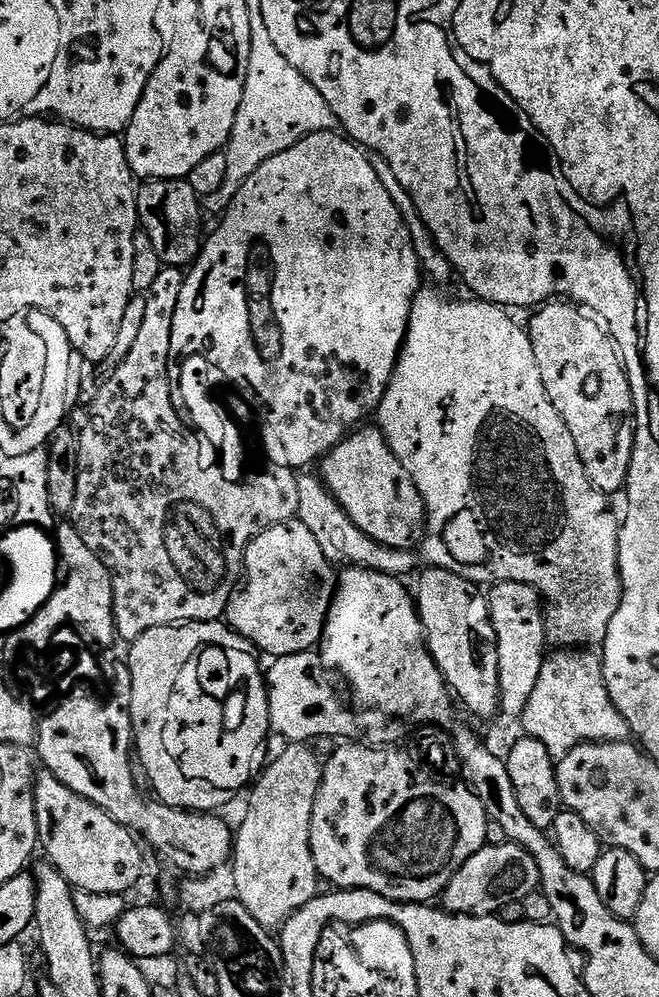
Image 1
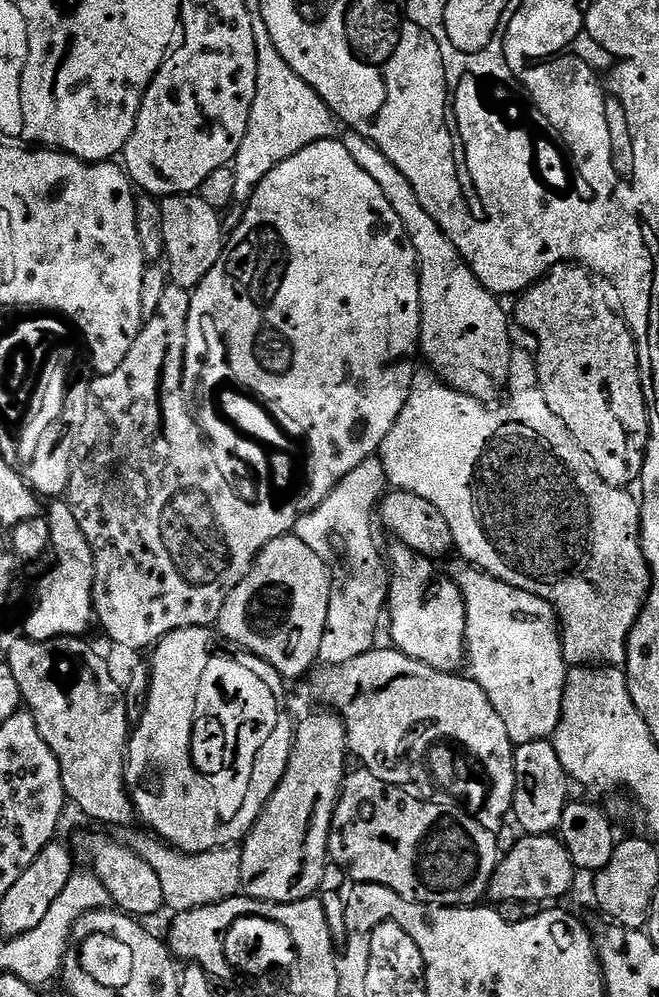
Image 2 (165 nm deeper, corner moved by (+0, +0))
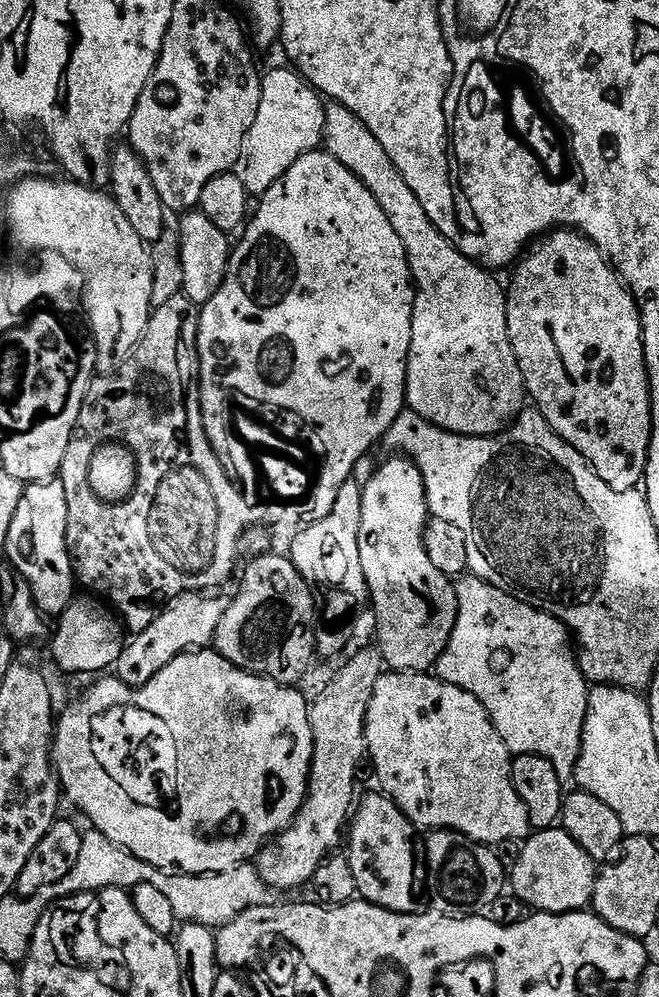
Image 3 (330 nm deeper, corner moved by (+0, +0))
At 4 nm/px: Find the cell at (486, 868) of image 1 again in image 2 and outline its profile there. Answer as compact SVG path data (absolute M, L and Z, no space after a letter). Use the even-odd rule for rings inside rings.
M521 835L509 853L502 856L500 865L492 875L488 884L487 899L492 902L499 900L519 900L521 902L556 902L572 888L578 877L578 870L572 865L570 854L555 835L530 836Z

